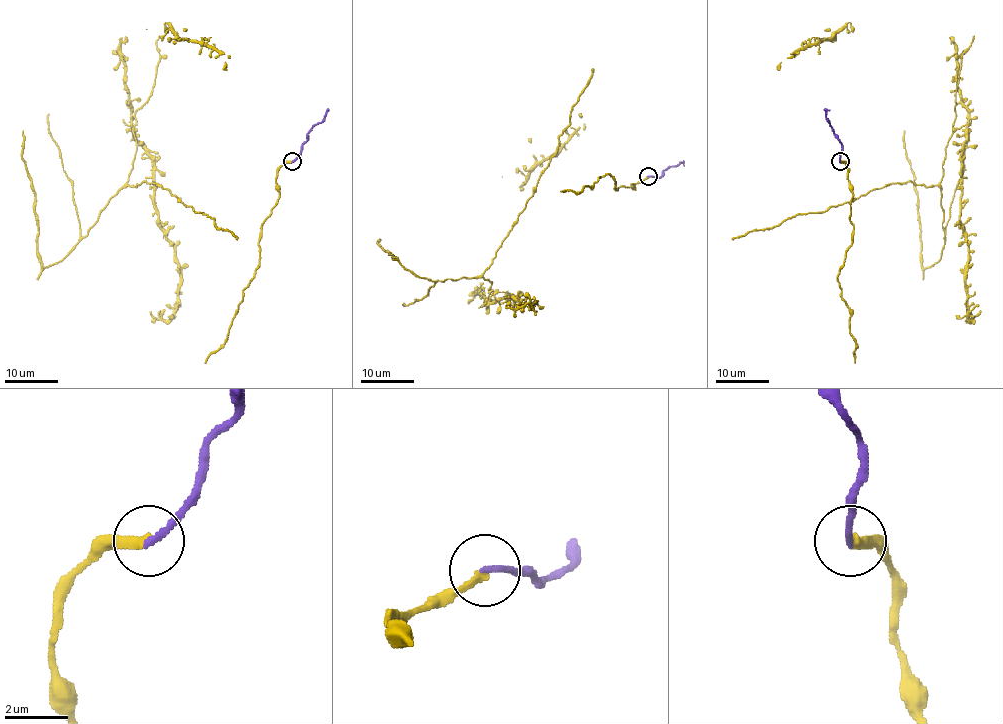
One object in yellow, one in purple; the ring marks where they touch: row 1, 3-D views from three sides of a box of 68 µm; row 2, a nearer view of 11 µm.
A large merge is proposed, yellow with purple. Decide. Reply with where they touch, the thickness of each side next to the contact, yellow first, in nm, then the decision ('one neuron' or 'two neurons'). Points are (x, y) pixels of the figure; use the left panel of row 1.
(292, 161) | 300/200 nm | one neuron

